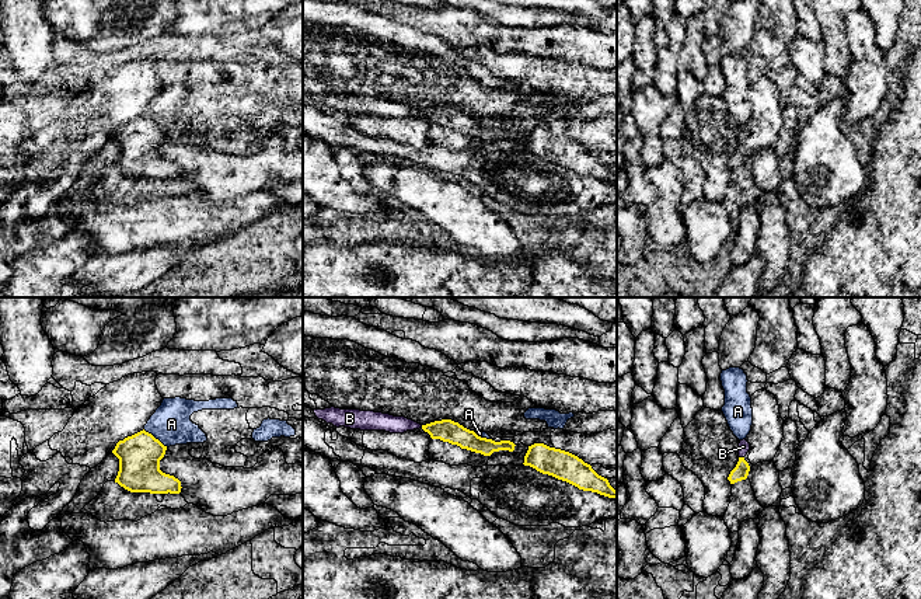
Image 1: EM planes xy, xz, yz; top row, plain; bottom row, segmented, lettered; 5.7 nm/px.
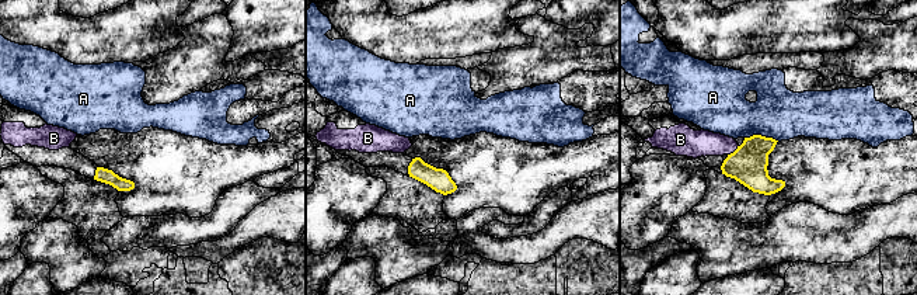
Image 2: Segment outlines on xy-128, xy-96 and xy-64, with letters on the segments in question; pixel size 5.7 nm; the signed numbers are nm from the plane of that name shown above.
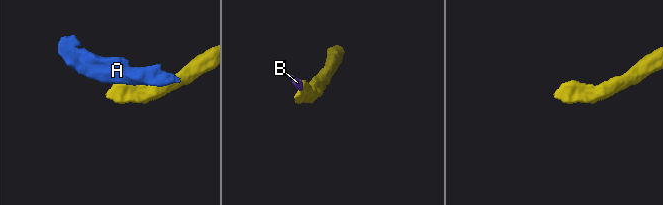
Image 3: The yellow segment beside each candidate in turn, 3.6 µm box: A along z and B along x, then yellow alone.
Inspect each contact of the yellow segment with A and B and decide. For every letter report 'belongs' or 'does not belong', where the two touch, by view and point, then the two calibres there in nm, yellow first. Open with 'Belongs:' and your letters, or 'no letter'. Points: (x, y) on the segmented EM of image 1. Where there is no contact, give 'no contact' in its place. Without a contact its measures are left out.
Belongs: B
A: does not belong; meets yellow in xy at (154, 438); 240 nm thick on the yellow side, 220 nm on the other
B: belongs; meets yellow in yz at (742, 458); 90 nm thick on the yellow side, 60 nm on the other

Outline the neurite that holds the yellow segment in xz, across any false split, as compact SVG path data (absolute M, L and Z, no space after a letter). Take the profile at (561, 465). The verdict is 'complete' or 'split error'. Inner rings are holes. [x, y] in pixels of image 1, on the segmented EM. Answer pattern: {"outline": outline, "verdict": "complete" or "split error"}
{"outline": "M534 443L528 446L523 464L566 481L579 490L617 498L617 491L607 478L599 476L590 464L569 452L550 447L544 443Z", "verdict": "complete"}

